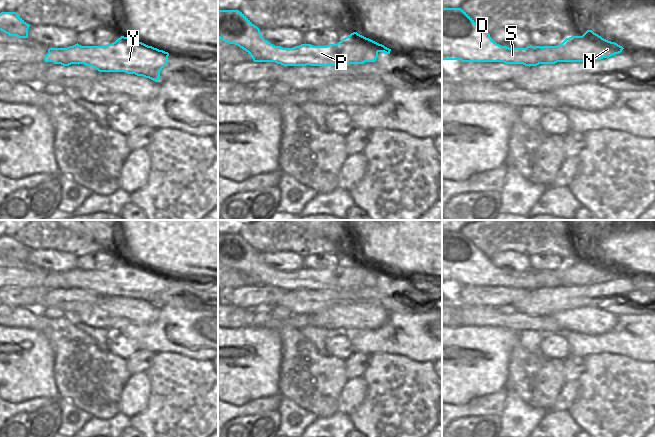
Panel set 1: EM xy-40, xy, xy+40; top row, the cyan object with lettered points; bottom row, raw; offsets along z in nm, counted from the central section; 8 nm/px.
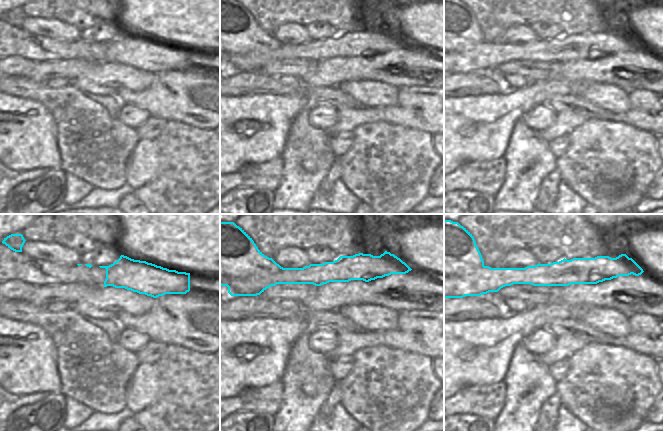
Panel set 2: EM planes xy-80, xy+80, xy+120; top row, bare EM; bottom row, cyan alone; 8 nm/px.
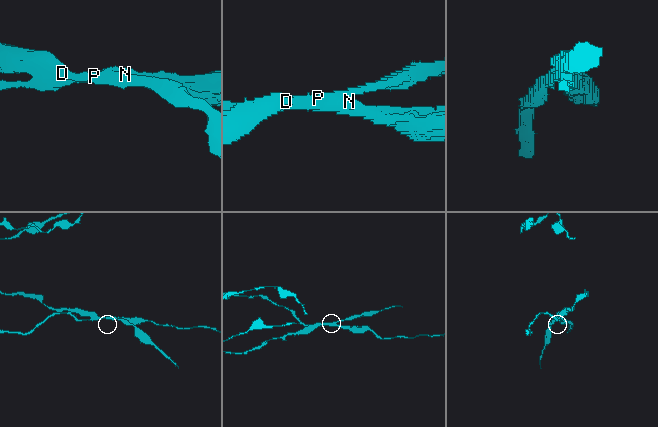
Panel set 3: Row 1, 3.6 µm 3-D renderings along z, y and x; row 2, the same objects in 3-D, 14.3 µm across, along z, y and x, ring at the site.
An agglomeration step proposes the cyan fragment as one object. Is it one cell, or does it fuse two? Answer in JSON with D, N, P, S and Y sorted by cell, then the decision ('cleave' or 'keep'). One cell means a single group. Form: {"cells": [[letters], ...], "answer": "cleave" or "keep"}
{"cells": [["D", "P", "S", "Y"], ["N"]], "answer": "cleave"}

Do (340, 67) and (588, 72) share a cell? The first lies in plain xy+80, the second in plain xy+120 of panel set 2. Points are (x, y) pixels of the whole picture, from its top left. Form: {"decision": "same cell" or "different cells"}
{"decision": "same cell"}

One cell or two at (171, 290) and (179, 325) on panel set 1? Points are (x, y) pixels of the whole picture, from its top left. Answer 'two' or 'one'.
two

